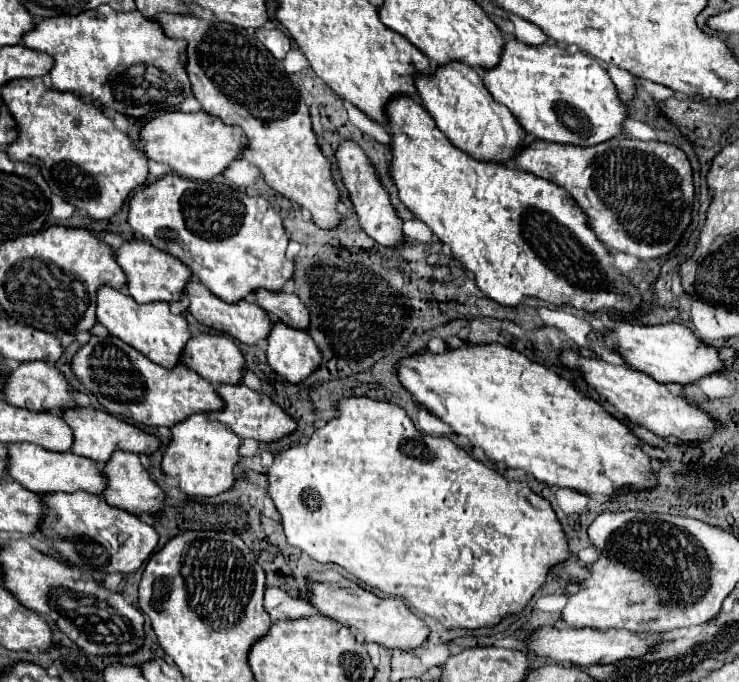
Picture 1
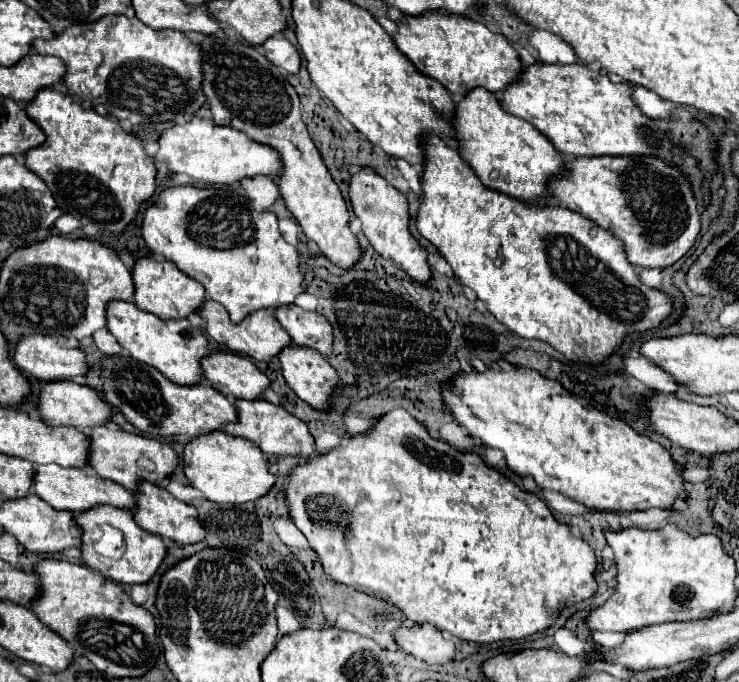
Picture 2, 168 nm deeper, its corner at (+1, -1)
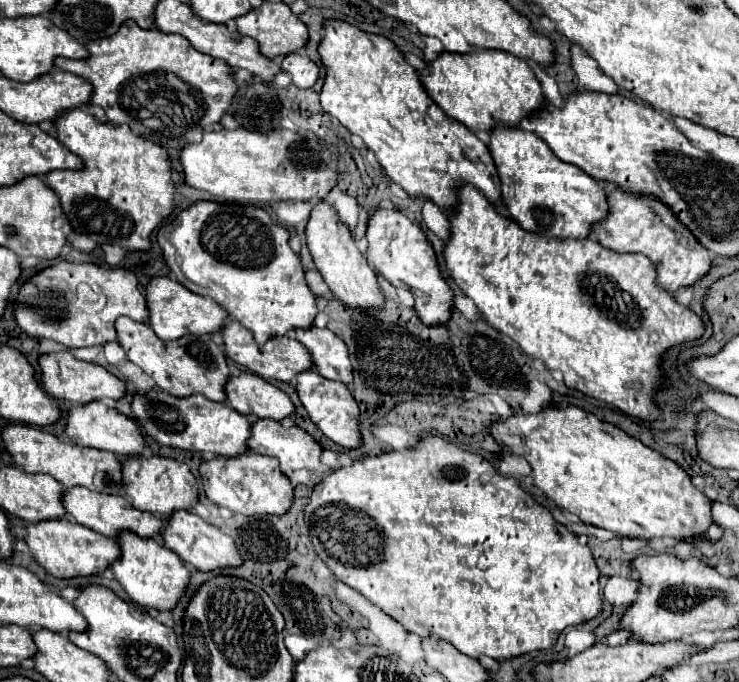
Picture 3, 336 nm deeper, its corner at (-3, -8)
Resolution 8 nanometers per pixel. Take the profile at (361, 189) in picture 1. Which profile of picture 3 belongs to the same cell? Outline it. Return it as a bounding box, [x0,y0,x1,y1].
[366,209,454,327]

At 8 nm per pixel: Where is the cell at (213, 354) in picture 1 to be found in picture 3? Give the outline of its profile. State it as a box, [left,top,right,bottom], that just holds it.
[226,371,296,421]

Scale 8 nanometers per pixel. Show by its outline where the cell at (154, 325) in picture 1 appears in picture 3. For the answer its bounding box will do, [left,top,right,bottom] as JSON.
[116,319,230,403]

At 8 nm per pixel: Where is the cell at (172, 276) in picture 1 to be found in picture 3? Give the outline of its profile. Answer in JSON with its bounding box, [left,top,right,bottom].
[146,277,228,341]

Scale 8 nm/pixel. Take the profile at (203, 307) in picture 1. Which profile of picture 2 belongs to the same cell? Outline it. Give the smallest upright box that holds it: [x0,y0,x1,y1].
[198,304,292,362]

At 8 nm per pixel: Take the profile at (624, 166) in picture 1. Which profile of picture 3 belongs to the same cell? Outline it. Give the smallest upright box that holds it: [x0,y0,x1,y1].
[594,187,714,293]

